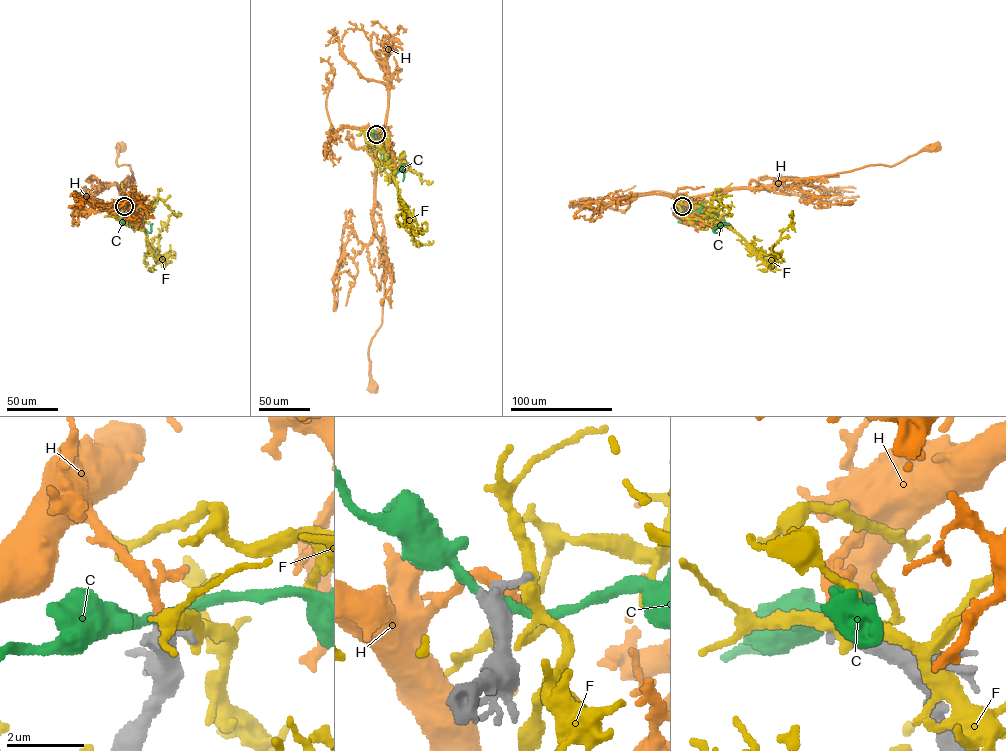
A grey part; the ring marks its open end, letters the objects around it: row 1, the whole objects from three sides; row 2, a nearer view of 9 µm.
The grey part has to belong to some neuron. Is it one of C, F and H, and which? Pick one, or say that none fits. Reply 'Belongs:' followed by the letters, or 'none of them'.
Belongs: H

